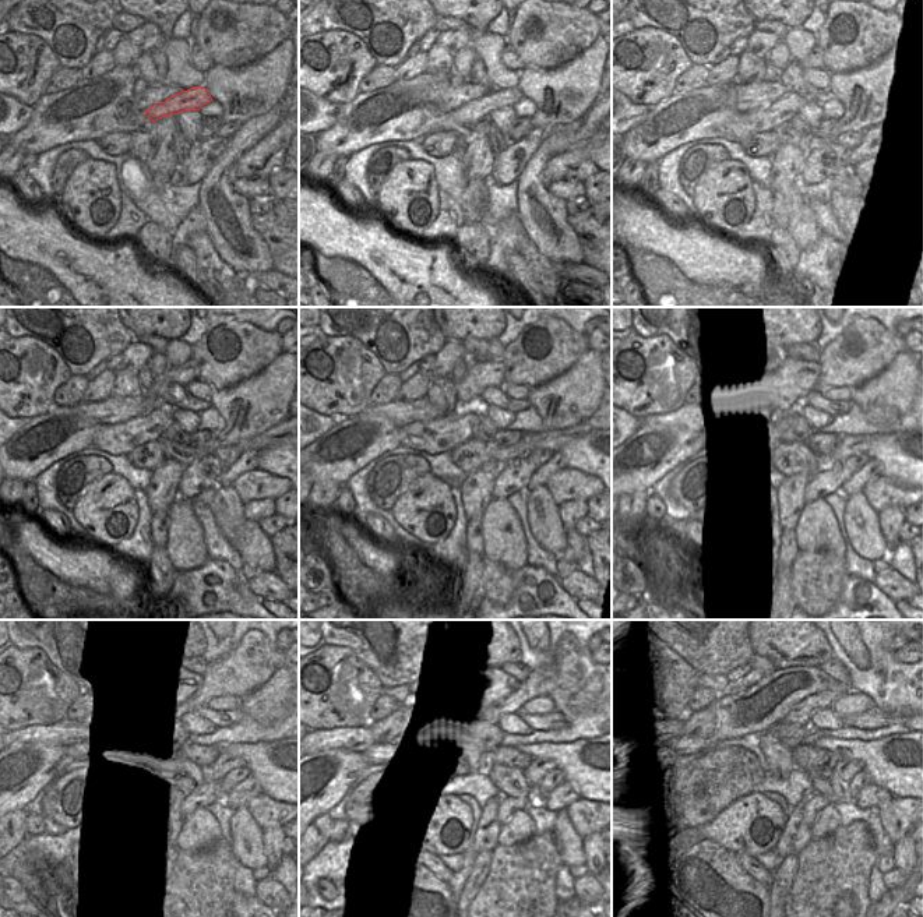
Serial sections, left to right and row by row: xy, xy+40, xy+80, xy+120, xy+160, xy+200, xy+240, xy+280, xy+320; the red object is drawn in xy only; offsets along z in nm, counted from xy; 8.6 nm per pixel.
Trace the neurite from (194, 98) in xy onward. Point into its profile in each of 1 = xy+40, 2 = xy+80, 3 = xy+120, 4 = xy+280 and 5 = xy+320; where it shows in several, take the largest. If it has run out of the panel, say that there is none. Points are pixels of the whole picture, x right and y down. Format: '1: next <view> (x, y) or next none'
1: next xy+40 (476, 110)
2: next xy+80 (744, 124)
3: next xy+120 (116, 438)
4: next xy+280 (377, 751)
5: next xy+320 (684, 746)

